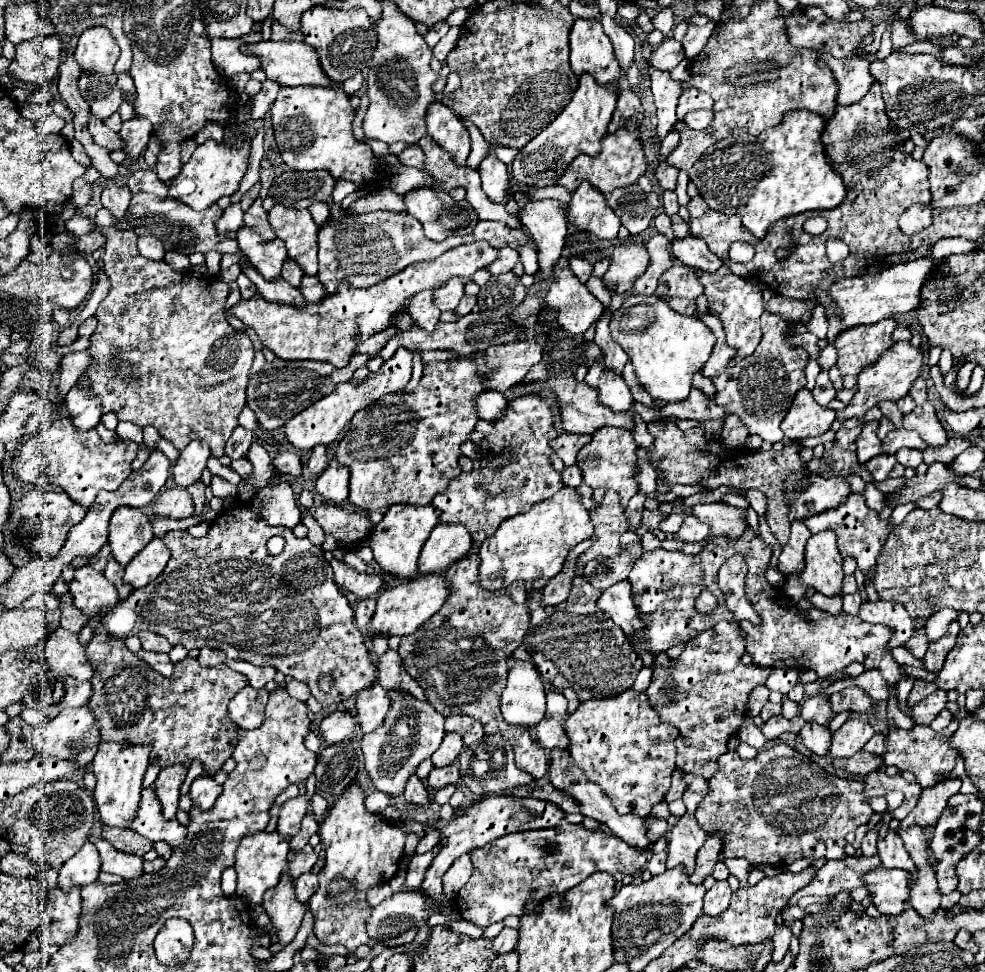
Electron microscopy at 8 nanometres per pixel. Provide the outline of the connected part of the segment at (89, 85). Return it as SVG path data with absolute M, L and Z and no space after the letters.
M80 76L78 90L90 104L92 116L106 120L112 116L122 100L122 92L116 86L116 76Z

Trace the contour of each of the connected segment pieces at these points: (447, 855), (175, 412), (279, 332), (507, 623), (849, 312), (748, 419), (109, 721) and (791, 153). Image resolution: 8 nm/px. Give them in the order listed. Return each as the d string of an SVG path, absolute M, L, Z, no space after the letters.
M488 796L478 800L474 806L470 806L462 816L454 818L448 826L442 828L442 854L438 854L436 860L432 860L426 878L420 886L420 890L424 894L428 894L434 902L444 900L444 892L442 892L442 876L446 874L446 870L452 866L452 862L456 858L460 858L462 854L468 854L472 848L484 846L500 836L512 834L512 832L524 832L524 830L536 830L536 828L552 828L556 826L560 820L564 818L564 812L560 806L552 804L552 802L540 802L534 798L514 798L514 796Z
M98 228L104 236L106 236L106 246L104 246L104 272L110 278L112 286L108 296L100 302L98 306L98 330L94 330L94 334L90 336L90 346L88 346L88 354L92 358L90 366L82 372L82 376L78 378L76 386L80 390L88 390L100 404L102 404L102 412L114 412L118 416L118 420L122 422L132 422L136 426L154 426L156 430L160 430L160 434L174 444L176 450L184 450L192 440L200 438L206 440L210 444L212 456L220 458L224 456L224 446L228 442L228 438L232 436L234 428L238 426L238 414L242 412L244 404L246 404L246 384L248 384L248 370L252 366L252 358L254 358L254 348L248 336L240 336L226 320L224 314L224 304L228 298L228 284L218 280L218 278L210 278L210 276L190 276L190 272L176 272L172 270L164 260L156 262L156 260L148 260L144 256L140 256L140 252L136 250L136 240L138 236L132 230L116 230L116 228Z
M476 242L468 246L458 246L436 260L424 264L412 264L406 270L390 276L374 284L372 288L360 290L350 288L348 284L340 284L334 296L326 296L320 304L308 304L306 308L292 308L274 302L266 302L260 294L252 296L250 300L240 300L236 306L230 308L230 314L244 322L244 326L252 328L264 348L272 350L282 360L324 360L336 368L348 364L350 356L356 350L356 342L366 340L368 336L384 330L390 326L392 318L404 308L404 300L414 296L420 290L432 290L446 280L458 278L472 278L476 270L488 268L492 260L496 260L500 250L492 248L490 244Z
M468 554L452 564L444 578L450 586L450 596L444 606L426 620L414 634L404 636L398 654L406 672L424 688L428 702L442 716L466 714L482 722L486 734L502 728L502 736L510 740L516 766L534 778L546 774L544 748L530 736L524 726L510 726L500 718L500 694L506 686L508 658L522 644L530 628L530 614L526 612L524 582L510 584L500 592L488 592L478 582L478 554Z
M918 258L918 260L912 260L912 262L886 266L882 272L878 272L874 276L866 274L862 278L844 278L844 280L834 282L828 290L828 296L830 296L832 304L836 302L836 308L840 310L840 314L838 314L840 324L844 328L852 328L852 326L858 326L858 324L876 324L884 318L898 316L898 314L904 314L904 312L910 312L910 310L918 308L920 286L930 276L934 266L936 266L934 260Z
M762 314L762 340L754 354L744 358L736 366L724 366L724 362L714 360L714 364L704 366L704 376L710 376L716 386L716 404L728 408L728 414L740 416L742 424L748 428L750 436L760 436L764 442L778 444L784 438L780 428L796 392L806 386L804 366L808 352L804 348L794 348L784 342L788 324L774 314Z
M100 616L90 618L90 622L82 628L78 636L84 644L88 662L92 662L94 666L94 676L90 680L92 696L88 700L88 708L96 714L102 742L152 746L150 764L156 764L158 768L166 768L170 764L184 764L188 768L194 760L202 762L206 776L214 776L222 768L224 760L232 754L232 744L236 744L238 732L238 726L228 716L228 702L240 688L248 684L248 678L244 678L240 672L230 670L226 664L204 668L194 658L184 658L174 666L176 672L170 678L164 678L154 672L146 662L138 660L130 650L126 650L122 640L108 636L106 628L100 624Z
M788 112L782 124L766 128L760 136L724 138L712 144L688 170L688 176L712 210L738 214L742 224L762 238L768 226L780 218L806 210L830 210L846 198L842 176L830 166L822 144L824 124L820 114Z

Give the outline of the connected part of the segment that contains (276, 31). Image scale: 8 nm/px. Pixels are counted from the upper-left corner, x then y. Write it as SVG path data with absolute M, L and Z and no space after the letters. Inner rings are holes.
M274 22L272 24L272 36L270 36L270 40L296 40L296 42L302 42L304 36L300 32L288 32L282 24Z

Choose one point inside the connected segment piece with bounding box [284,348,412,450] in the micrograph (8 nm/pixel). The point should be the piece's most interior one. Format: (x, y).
(321, 423)

